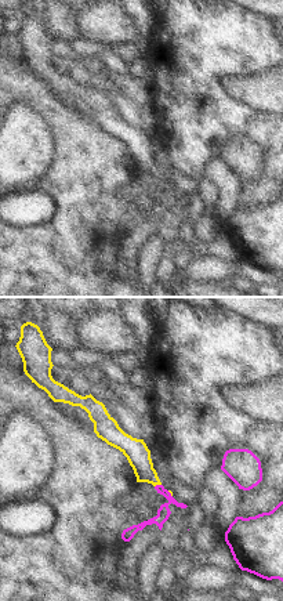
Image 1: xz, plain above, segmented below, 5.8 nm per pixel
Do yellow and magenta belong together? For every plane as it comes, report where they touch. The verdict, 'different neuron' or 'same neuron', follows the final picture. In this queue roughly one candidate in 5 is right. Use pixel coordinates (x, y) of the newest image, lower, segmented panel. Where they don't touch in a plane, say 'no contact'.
meets yellow at (158, 484)

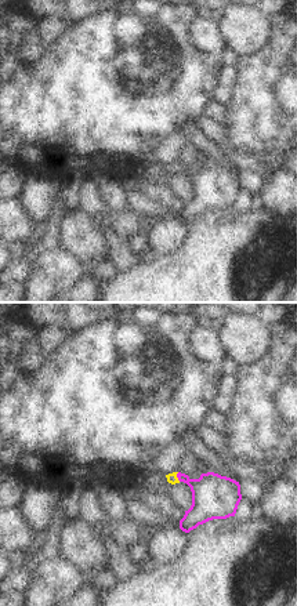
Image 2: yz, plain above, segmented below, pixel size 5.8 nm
meets yellow at (176, 476)

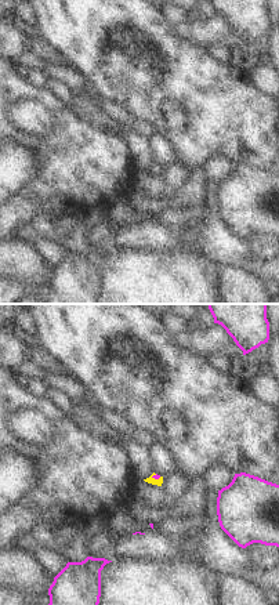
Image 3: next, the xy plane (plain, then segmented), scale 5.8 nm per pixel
meets yellow at (156, 479)

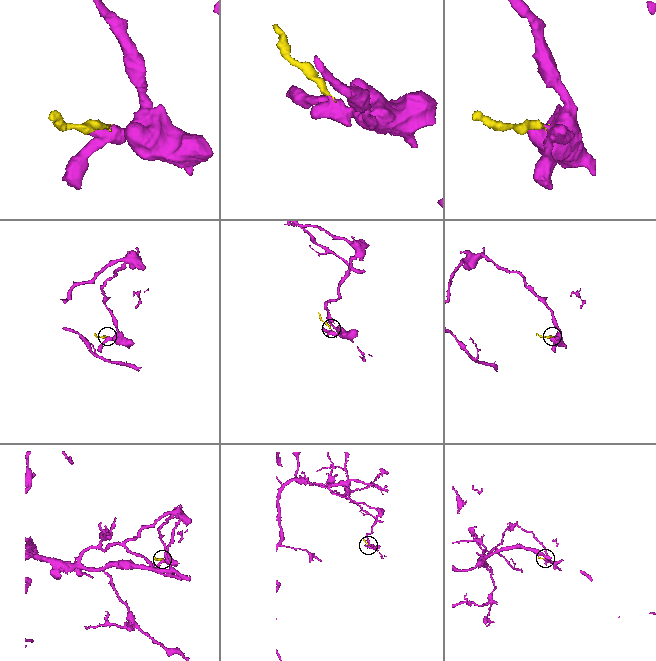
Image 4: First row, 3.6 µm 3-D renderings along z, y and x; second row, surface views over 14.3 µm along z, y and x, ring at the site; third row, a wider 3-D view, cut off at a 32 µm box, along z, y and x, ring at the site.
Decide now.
same neuron

